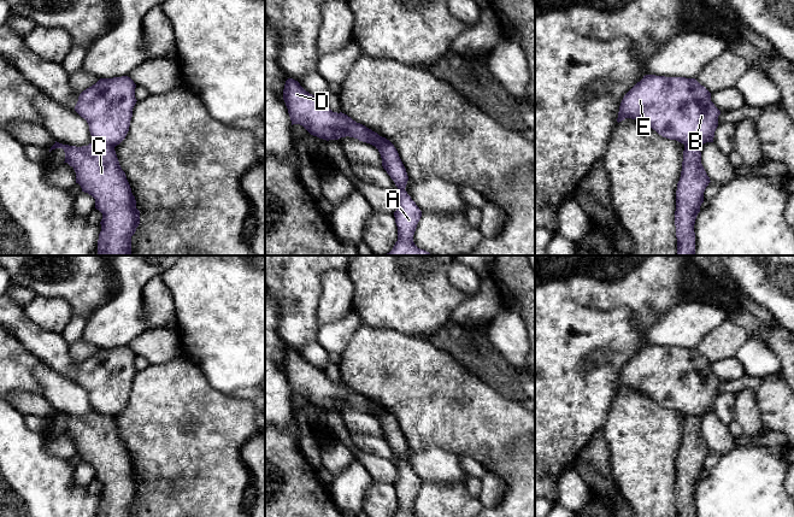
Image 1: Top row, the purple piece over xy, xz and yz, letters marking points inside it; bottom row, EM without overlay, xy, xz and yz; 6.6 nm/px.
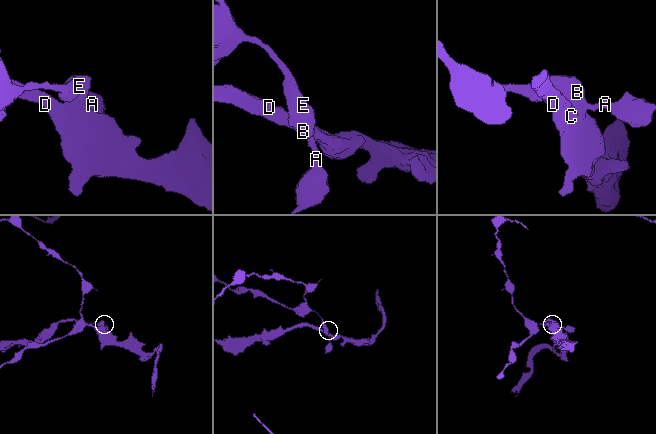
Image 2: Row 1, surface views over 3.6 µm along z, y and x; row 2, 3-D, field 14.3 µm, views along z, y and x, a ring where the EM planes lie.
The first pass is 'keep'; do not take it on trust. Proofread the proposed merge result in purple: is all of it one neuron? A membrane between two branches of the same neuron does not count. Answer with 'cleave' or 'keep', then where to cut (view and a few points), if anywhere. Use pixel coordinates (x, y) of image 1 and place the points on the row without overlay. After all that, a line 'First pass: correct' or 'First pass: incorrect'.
cleave | xy (94, 410), (113, 417)
First pass: incorrect

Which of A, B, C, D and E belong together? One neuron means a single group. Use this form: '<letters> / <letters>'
A B E / C D

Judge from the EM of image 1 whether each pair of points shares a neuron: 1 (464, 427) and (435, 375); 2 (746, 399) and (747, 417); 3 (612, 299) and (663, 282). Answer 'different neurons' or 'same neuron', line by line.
1: same neuron
2: same neuron
3: same neuron

